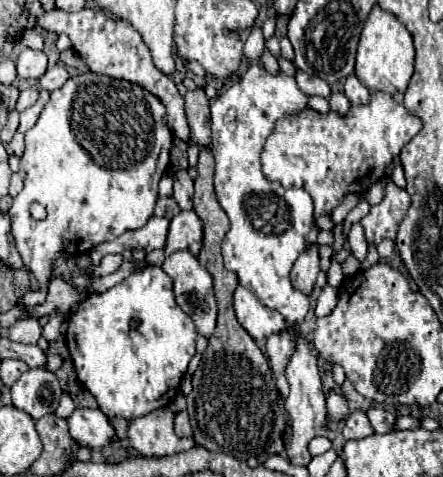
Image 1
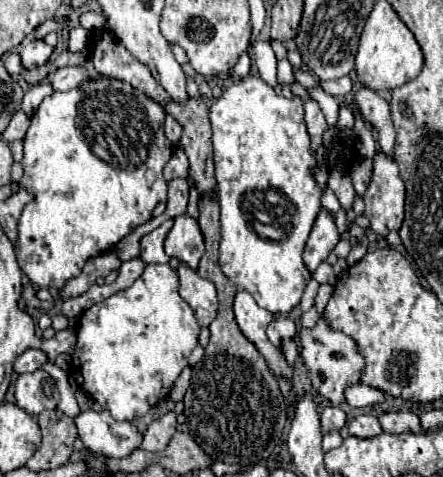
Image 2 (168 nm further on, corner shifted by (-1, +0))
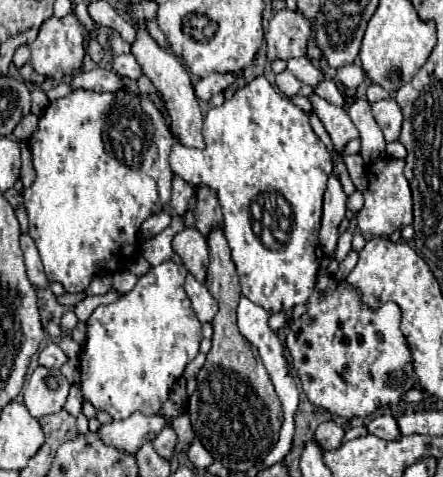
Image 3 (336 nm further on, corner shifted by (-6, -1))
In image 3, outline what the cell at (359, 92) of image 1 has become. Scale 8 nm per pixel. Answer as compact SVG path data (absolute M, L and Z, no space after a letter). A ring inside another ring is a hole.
M392 97L382 99L372 103L372 115L376 123L380 125L384 139L386 141L396 141L400 135L400 125L402 125L402 113L400 107L394 103Z

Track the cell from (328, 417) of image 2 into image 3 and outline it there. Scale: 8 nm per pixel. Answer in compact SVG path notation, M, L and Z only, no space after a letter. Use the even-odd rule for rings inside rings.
M334 421L320 423L316 429L316 441L320 443L322 449L338 449L342 437L344 437L344 429Z

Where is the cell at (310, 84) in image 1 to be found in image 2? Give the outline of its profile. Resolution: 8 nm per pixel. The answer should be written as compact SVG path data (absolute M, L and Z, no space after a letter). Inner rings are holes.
M341 76L341 78L337 78L337 80L319 82L319 84L321 84L321 88L323 88L327 94L331 94L331 96L335 96L335 98L343 98L343 96L347 96L347 94L351 92L351 78L349 78L349 76Z

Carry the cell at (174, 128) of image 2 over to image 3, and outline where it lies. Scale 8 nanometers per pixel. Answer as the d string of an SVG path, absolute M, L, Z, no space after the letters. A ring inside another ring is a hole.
M256 77L252 83L244 85L242 89L238 89L232 99L224 101L220 107L214 107L208 111L206 119L204 119L204 141L206 147L203 150L190 149L181 145L175 138L172 147L172 155L170 155L170 167L176 175L180 175L182 179L186 179L188 183L194 185L208 185L212 189L216 189L218 193L218 201L222 205L222 213L224 213L224 235L228 239L228 245L232 249L232 261L236 265L236 273L240 279L240 287L242 287L242 295L246 295L250 301L258 303L260 307L264 307L270 313L280 313L280 311L290 311L294 305L298 303L306 303L310 299L310 295L314 293L316 287L316 277L318 277L318 257L316 257L316 249L318 249L318 229L320 229L320 217L322 217L322 195L326 191L326 183L328 183L328 175L334 169L334 163L324 147L324 143L316 137L316 133L310 127L310 119L308 115L298 109L288 97L284 97L282 93L278 93L266 77ZM258 195L278 195L278 197L258 197ZM282 199L286 199L286 203L290 207L280 207Z

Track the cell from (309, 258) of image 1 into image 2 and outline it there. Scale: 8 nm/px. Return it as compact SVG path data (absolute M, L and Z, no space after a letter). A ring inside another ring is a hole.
M321 208L319 216L313 224L313 230L309 234L307 246L305 246L305 254L303 254L305 266L311 272L315 272L315 268L329 256L329 252L337 246L339 240L341 240L341 236L339 236L333 216L329 214L329 210Z

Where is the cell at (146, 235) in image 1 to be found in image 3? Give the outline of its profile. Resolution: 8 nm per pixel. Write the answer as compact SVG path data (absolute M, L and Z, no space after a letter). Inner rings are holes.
M172 217L172 223L162 231L158 233L156 237L148 239L144 245L142 245L142 255L144 259L154 267L158 263L164 263L164 261L170 261L174 251L172 251L172 239L176 233L180 233L184 229L184 221L182 217Z

